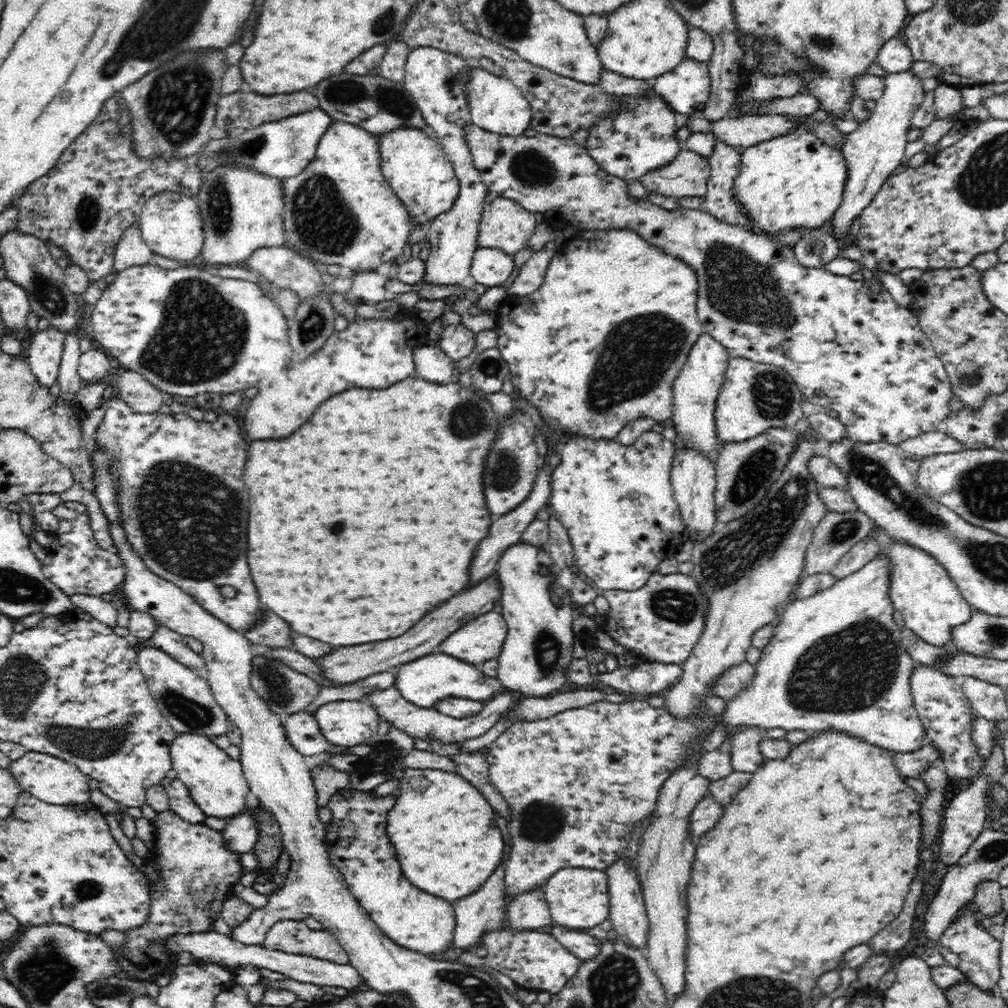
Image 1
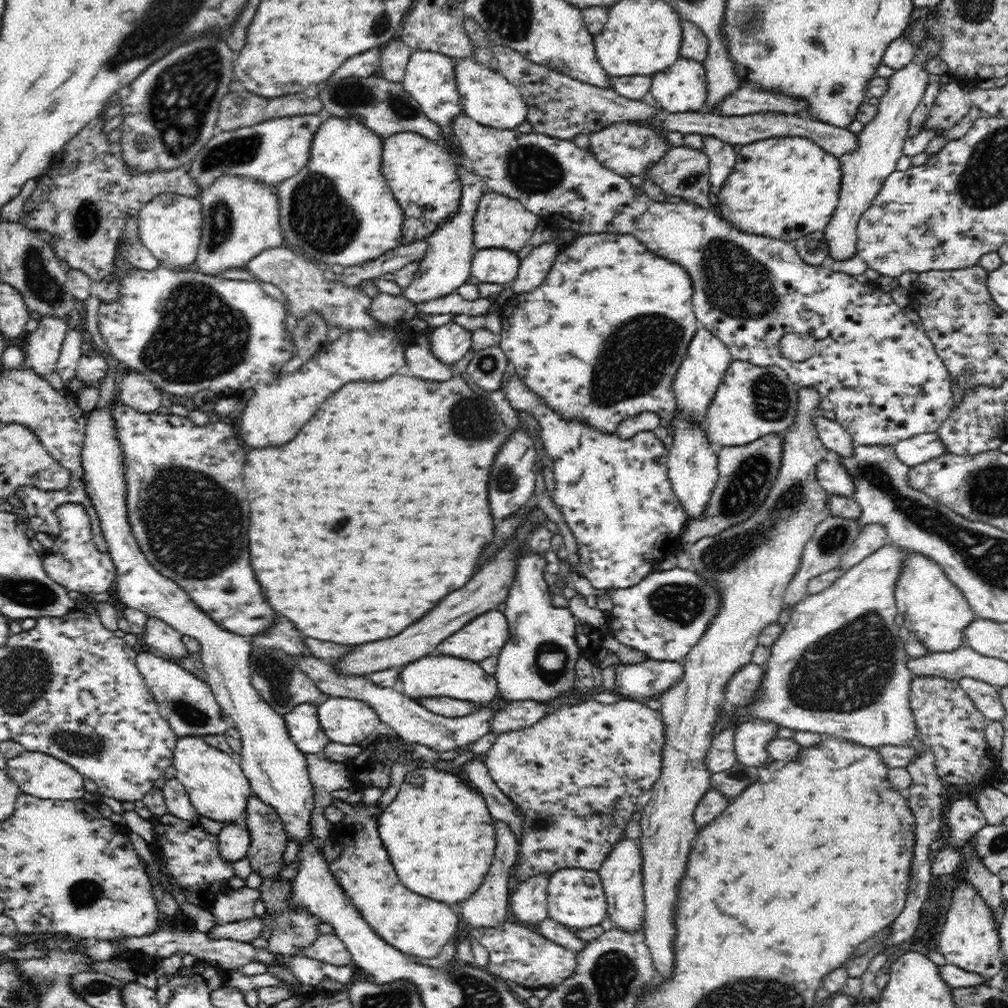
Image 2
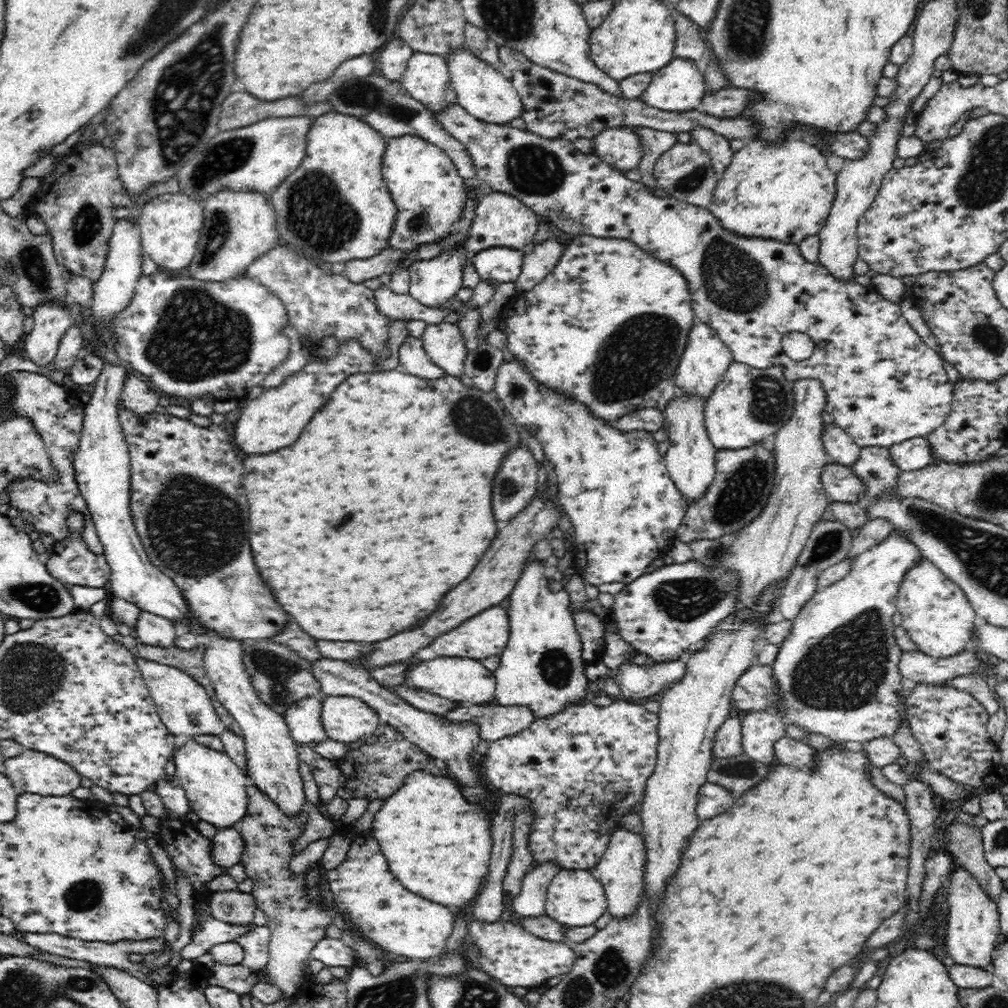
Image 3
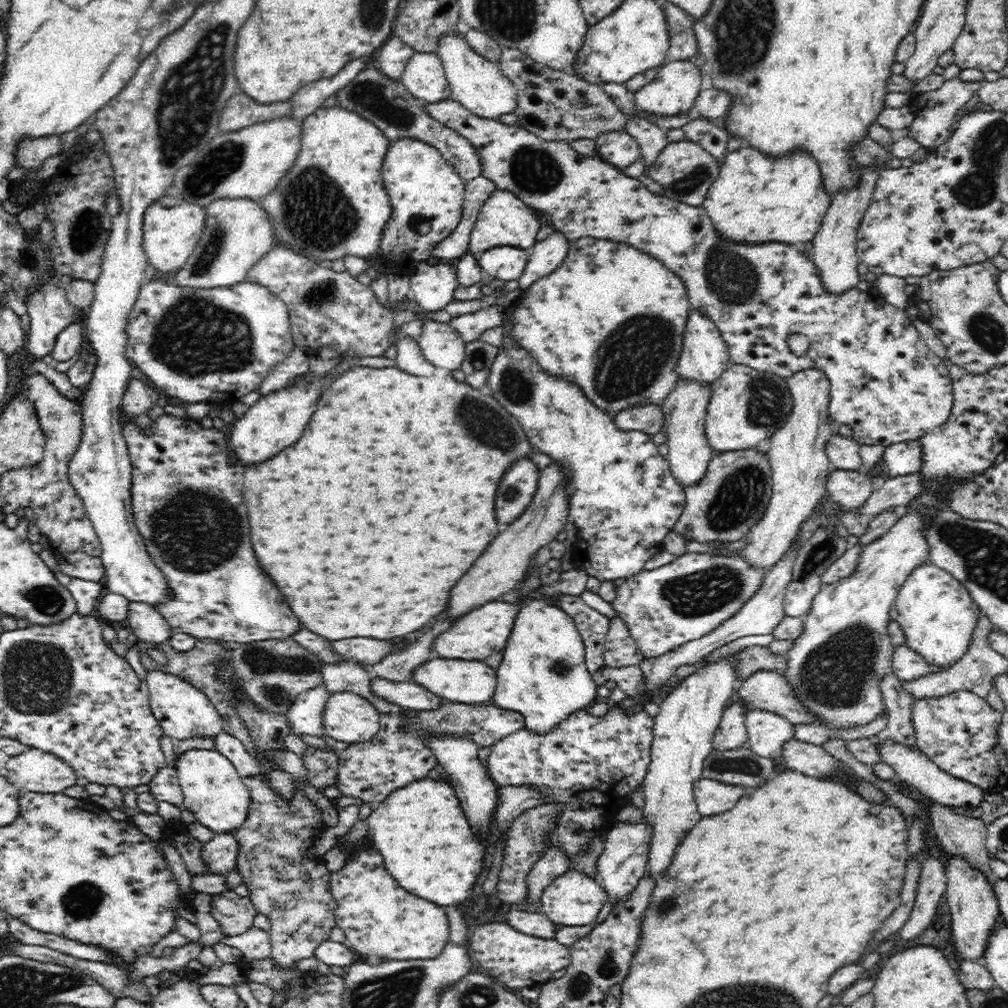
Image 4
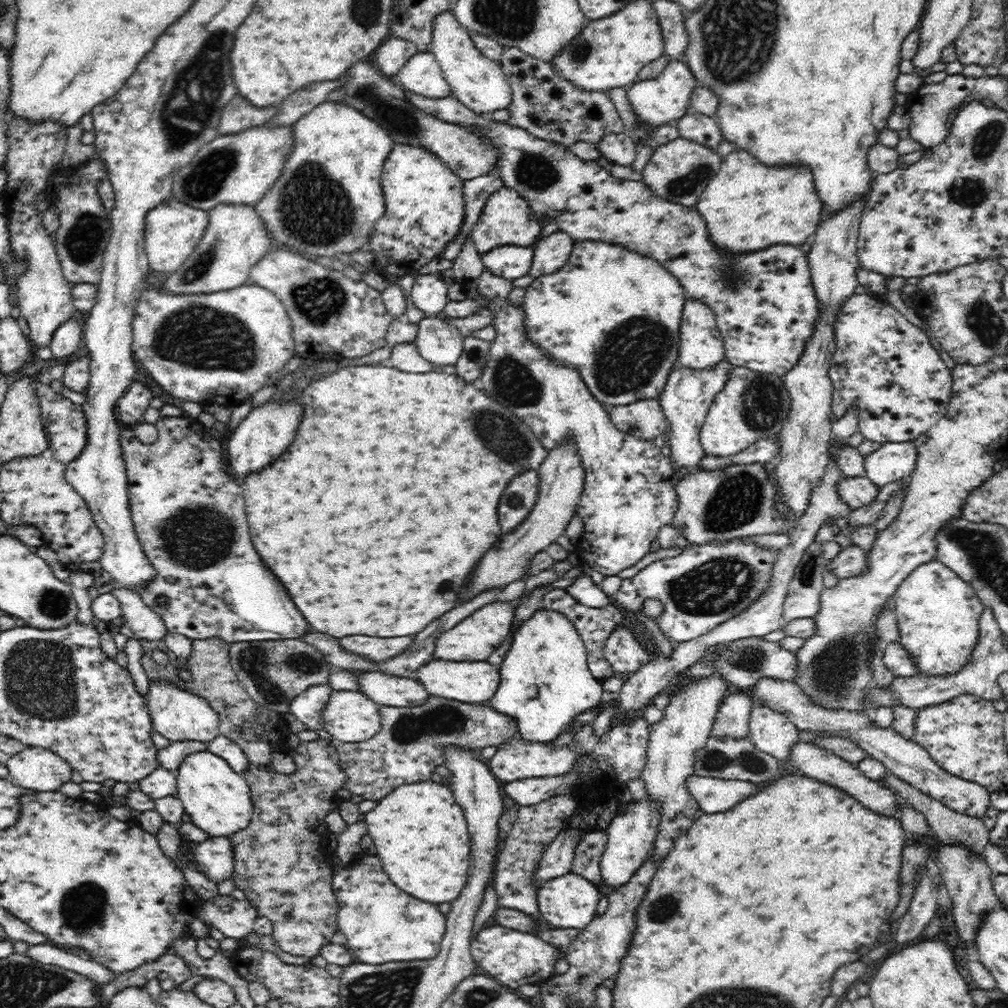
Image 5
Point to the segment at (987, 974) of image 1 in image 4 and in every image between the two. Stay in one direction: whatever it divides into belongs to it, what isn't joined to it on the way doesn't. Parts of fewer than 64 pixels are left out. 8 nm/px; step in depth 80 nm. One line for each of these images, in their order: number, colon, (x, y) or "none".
2: (969, 940)
3: (972, 935)
4: (973, 905)

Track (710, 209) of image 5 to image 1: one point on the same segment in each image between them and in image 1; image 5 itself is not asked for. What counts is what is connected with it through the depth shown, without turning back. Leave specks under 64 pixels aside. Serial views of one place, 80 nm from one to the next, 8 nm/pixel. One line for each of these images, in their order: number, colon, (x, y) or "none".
1: (795, 180)
2: (784, 187)
3: (783, 190)
4: (757, 198)

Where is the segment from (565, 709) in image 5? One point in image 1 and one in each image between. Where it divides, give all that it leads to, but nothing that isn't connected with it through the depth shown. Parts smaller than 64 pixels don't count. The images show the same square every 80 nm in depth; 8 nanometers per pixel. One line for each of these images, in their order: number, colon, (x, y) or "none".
1: (538, 648)
2: (537, 663)
3: (542, 667)
4: (543, 675)

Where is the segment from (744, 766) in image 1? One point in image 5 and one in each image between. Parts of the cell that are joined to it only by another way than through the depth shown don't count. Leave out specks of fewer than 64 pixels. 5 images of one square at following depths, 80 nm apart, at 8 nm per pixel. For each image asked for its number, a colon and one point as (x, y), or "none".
2: (750, 739)
3: (760, 730)
4: (766, 732)
5: (772, 733)

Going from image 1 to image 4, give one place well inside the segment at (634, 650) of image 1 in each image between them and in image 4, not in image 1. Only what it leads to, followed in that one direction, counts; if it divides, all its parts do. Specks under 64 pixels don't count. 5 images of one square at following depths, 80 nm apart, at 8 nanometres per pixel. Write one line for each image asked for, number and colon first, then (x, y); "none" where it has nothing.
2: (664, 616)
3: (662, 614)
4: (664, 608)

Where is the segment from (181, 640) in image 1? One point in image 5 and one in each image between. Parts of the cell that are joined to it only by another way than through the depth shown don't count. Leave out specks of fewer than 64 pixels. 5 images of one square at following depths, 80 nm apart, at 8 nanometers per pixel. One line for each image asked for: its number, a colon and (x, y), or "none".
2: (159, 636)
3: (151, 629)
4: (145, 622)
5: (143, 621)

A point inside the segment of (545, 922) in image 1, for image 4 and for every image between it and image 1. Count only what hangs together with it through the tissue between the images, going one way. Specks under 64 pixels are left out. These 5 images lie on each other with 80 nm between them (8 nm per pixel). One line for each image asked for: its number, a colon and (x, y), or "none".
2: (528, 903)
3: (530, 903)
4: (553, 862)

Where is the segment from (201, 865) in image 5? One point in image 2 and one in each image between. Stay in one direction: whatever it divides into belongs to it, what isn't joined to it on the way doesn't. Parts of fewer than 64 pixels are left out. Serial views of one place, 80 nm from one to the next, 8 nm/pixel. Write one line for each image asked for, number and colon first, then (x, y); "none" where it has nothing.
2: (234, 839)
3: (227, 846)
4: (220, 853)

